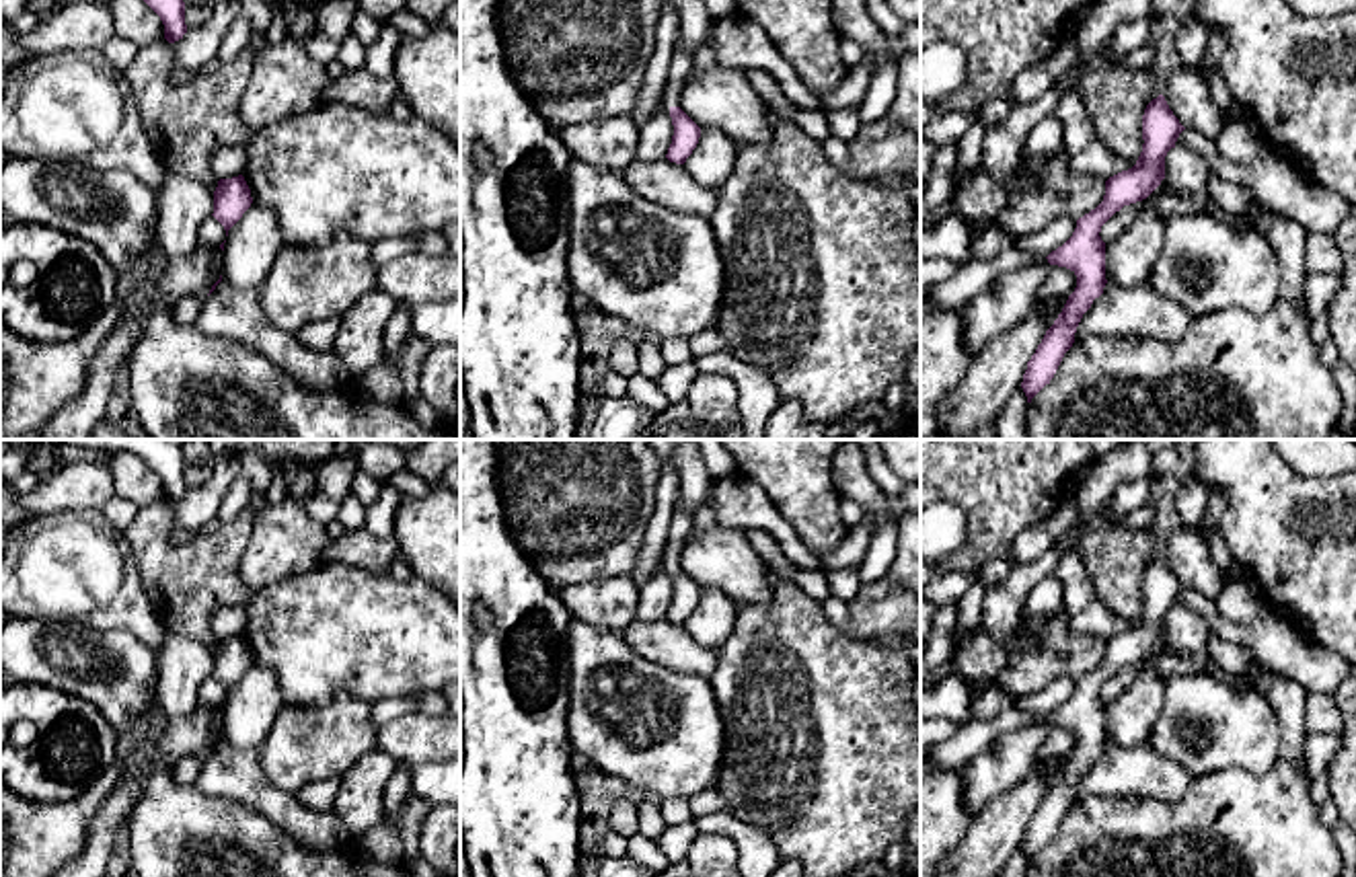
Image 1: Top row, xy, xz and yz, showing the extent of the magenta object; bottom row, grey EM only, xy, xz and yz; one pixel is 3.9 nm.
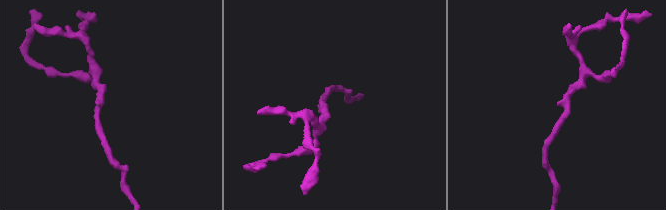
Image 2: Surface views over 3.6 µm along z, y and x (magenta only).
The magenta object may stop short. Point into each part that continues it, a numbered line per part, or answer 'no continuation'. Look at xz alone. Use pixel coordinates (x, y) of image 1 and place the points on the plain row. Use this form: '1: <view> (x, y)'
1: xz (681, 524)

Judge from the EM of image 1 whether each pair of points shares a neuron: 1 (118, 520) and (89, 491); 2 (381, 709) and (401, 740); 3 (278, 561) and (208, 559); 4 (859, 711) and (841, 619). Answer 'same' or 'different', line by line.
1: different
2: different
3: different
4: different

